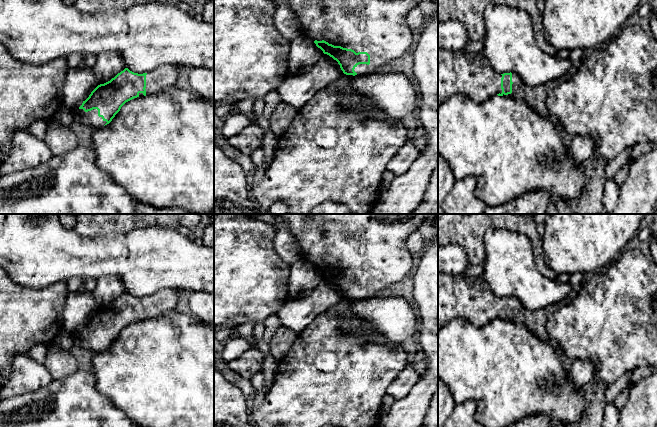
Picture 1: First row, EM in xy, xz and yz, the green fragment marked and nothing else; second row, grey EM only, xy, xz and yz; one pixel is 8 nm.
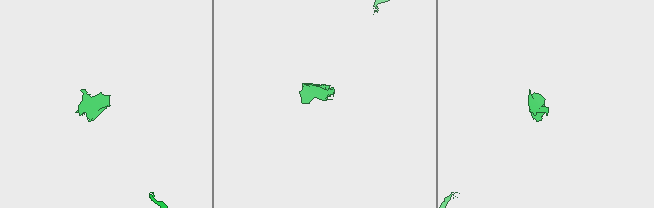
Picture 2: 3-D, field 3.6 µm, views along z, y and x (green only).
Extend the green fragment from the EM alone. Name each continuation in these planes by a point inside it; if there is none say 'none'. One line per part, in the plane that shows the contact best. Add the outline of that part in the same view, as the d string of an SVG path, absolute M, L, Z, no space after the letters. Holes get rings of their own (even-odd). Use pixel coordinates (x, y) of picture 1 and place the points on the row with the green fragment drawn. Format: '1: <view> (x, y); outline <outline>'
1: xz (379, 27); outline M288 0L300 20L303 35L313 41L326 41L334 46L367 52L370 64L359 64L354 71L359 75L374 70L409 50L413 30L407 24L408 13L422 0Z

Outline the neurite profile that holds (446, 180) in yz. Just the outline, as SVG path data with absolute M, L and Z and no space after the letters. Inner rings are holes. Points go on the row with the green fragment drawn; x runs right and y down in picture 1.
M438 154L438 206L441 206L452 190L455 178L447 161Z

